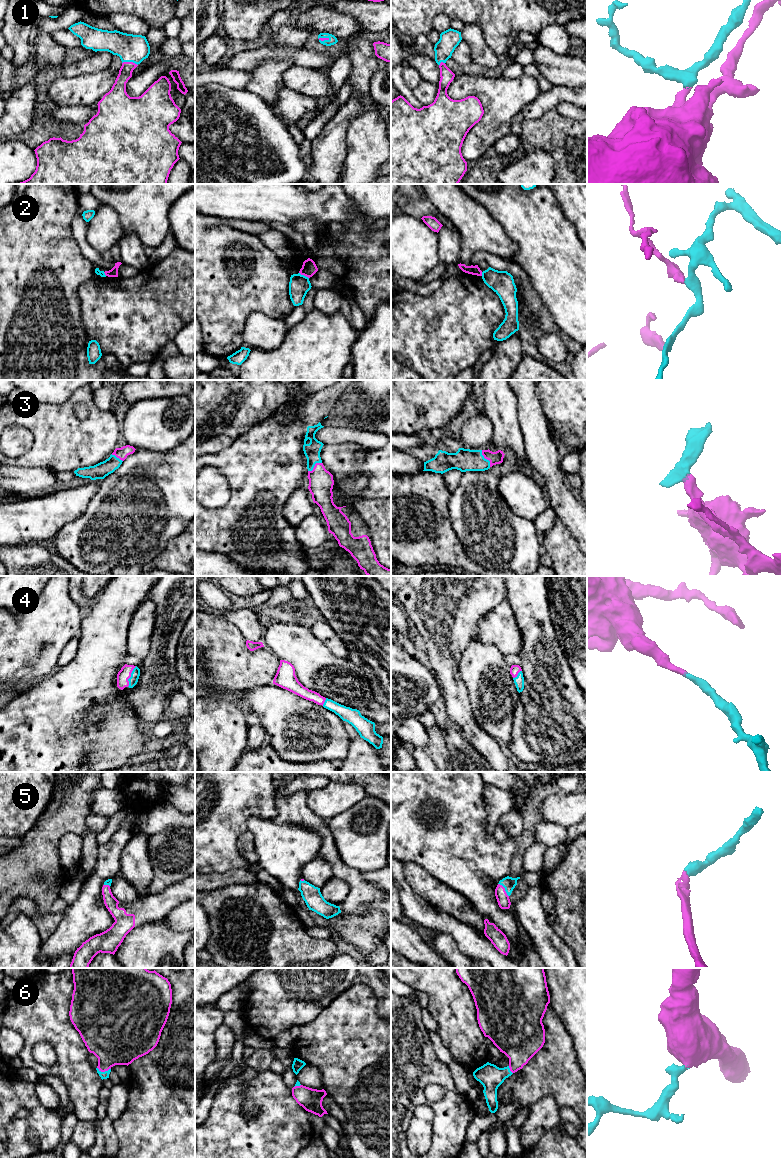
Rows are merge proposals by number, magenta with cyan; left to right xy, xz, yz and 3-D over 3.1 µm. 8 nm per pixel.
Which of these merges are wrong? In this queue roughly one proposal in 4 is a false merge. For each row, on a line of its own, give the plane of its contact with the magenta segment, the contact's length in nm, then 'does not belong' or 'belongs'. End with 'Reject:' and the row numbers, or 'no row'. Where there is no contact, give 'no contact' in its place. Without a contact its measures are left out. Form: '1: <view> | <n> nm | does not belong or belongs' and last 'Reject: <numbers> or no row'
1: xy | 130 nm | belongs
2: xz | 90 nm | does not belong
3: yz | 150 nm | does not belong
4: xy | 180 nm | belongs
5: yz | 140 nm | belongs
6: xy | 110 nm | belongs
Reject: 2, 3

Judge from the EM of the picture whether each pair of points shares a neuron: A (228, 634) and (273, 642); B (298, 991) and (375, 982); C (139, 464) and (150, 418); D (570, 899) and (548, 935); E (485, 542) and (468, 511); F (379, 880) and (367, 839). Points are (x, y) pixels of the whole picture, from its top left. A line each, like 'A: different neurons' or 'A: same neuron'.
A: different neurons
B: same neuron
C: different neurons
D: different neurons
E: same neuron
F: different neurons

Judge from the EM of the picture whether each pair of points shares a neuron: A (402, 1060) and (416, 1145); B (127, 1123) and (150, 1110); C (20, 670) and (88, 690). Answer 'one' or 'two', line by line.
A: two
B: one
C: two

